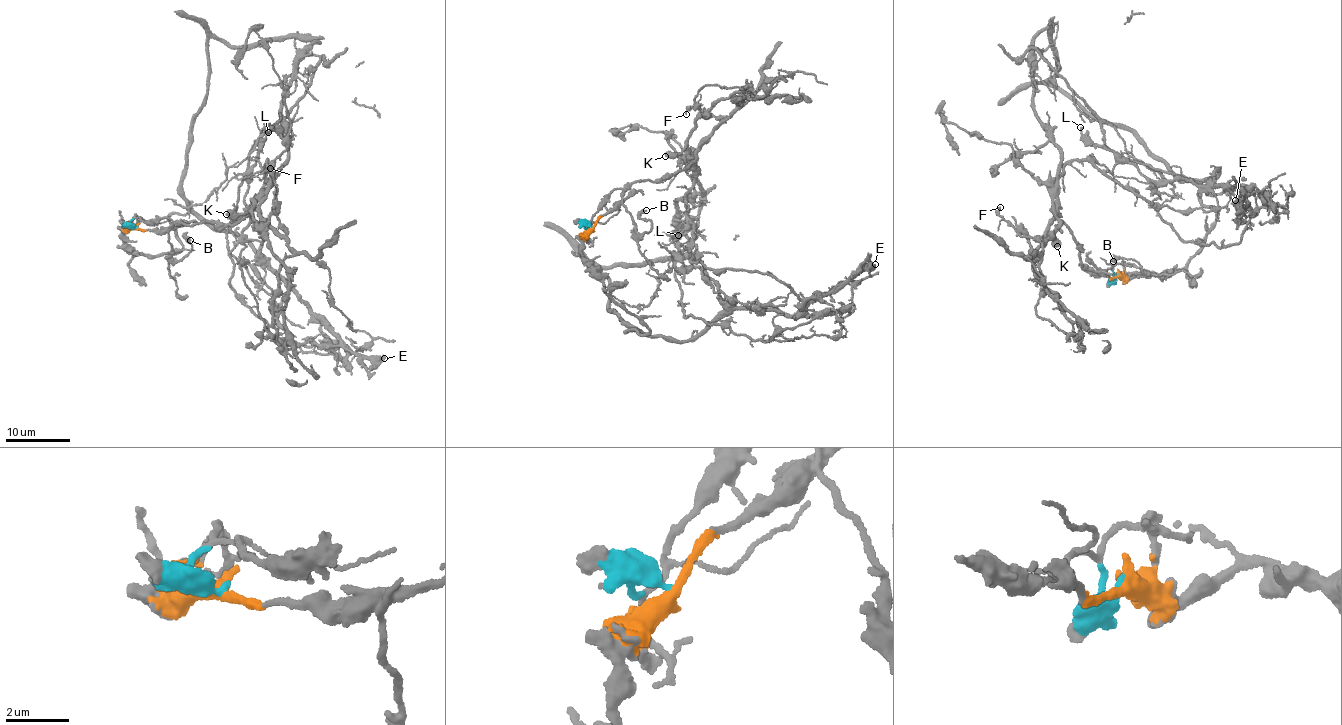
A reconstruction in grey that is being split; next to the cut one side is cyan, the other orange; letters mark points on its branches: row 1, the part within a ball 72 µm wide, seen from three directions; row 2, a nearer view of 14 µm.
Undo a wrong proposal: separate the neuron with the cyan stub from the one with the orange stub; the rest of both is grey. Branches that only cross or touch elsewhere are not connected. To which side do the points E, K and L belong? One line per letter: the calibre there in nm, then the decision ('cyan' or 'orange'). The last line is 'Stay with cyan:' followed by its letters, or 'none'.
E: calibre 550 nm; orange
K: calibre 600 nm; orange
L: calibre 160 nm; orange
Stay with cyan: none

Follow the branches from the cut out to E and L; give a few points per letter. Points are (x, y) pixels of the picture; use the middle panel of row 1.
E: (592, 228), (582, 242), (583, 264), (650, 331), (626, 330), (686, 342), (738, 309), (790, 315), (875, 264)
L: (592, 228), (583, 264), (650, 331), (626, 330), (688, 341), (723, 308), (706, 270), (683, 266), (678, 234)

